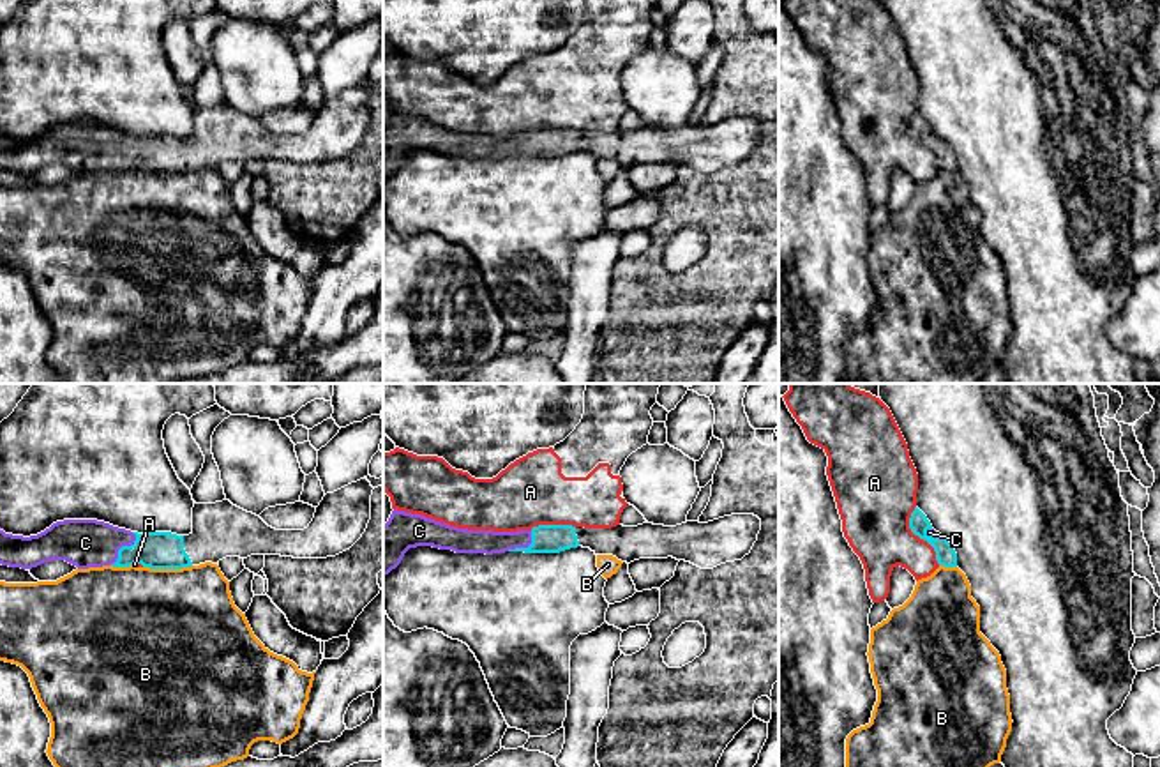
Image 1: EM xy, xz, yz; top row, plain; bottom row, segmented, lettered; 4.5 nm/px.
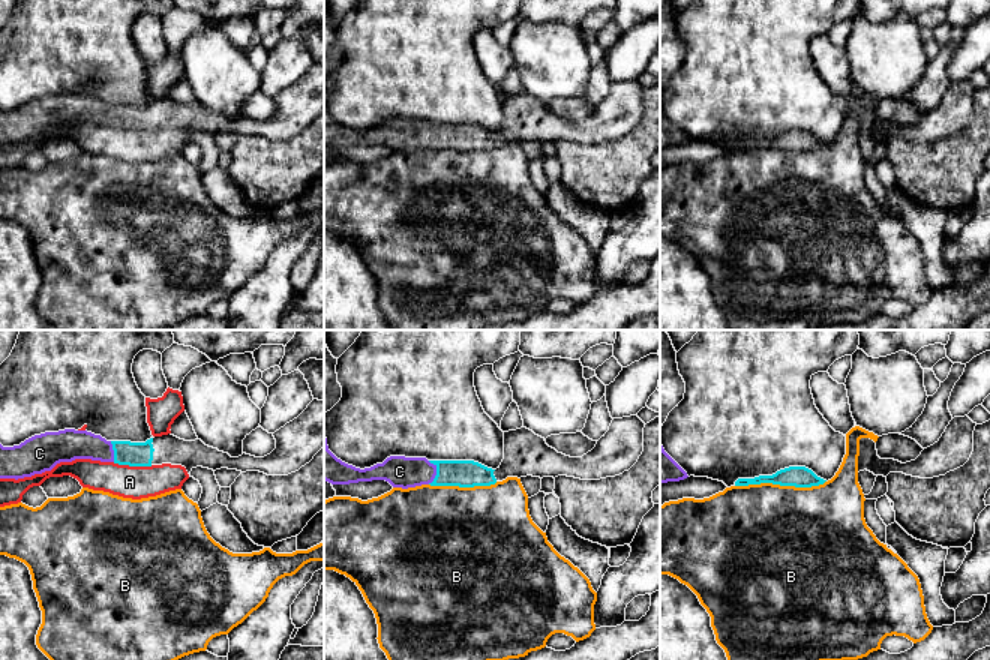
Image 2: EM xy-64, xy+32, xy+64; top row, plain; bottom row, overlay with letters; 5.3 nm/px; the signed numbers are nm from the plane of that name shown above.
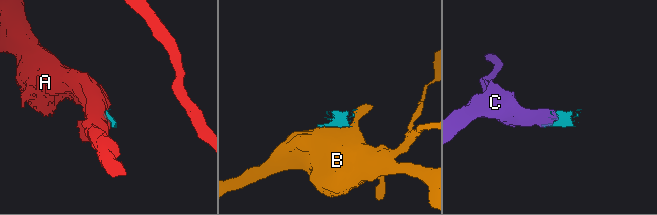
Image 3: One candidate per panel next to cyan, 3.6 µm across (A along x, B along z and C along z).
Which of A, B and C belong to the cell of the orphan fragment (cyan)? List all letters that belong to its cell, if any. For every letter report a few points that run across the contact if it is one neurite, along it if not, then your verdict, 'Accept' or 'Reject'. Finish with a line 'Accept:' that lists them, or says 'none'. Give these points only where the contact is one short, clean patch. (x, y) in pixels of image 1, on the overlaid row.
A: Reject
B: Reject
C: Line: xy (158, 550), (122, 546), (85, 543). Accept
Accept: C

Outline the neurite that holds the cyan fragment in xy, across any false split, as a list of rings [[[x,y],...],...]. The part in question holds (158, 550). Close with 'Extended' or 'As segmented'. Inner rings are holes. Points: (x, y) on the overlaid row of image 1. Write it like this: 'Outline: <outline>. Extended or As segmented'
Outline: [[[364,477],[327,493],[304,530],[275,530],[230,500],[196,504],[192,532],[131,532],[97,520],[64,520],[37,535],[0,530],[0,564],[32,569],[65,560],[78,569],[129,567],[182,569],[226,557],[281,555],[327,558],[350,550],[371,520],[371,482]]]. Extended

